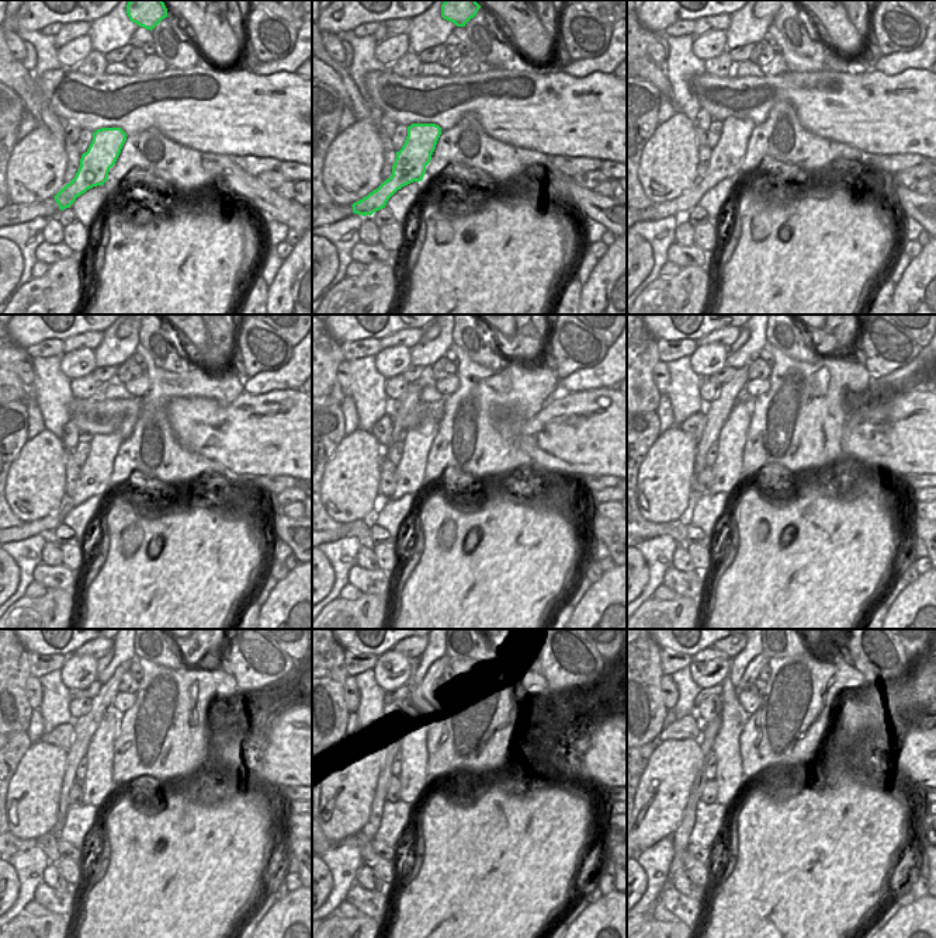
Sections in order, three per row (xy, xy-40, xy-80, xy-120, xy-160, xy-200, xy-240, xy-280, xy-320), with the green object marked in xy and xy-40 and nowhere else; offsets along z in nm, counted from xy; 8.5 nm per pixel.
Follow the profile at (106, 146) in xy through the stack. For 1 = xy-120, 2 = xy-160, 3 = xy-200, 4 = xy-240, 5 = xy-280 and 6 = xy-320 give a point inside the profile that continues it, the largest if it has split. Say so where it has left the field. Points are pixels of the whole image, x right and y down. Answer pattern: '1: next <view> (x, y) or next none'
1: next xy-120 (94, 478)
2: next xy-160 (411, 469)
3: next xy-200 (730, 458)
4: next xy-240 (99, 784)
5: next xy-280 (413, 784)
6: next xy-320 (730, 778)

